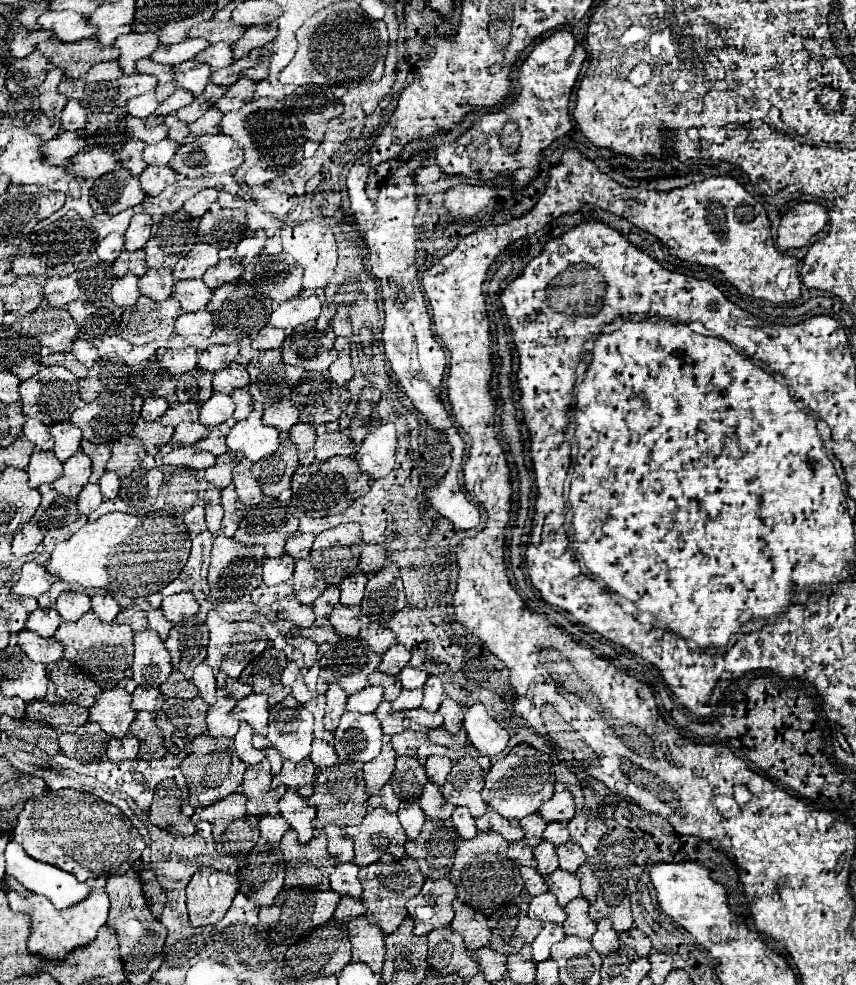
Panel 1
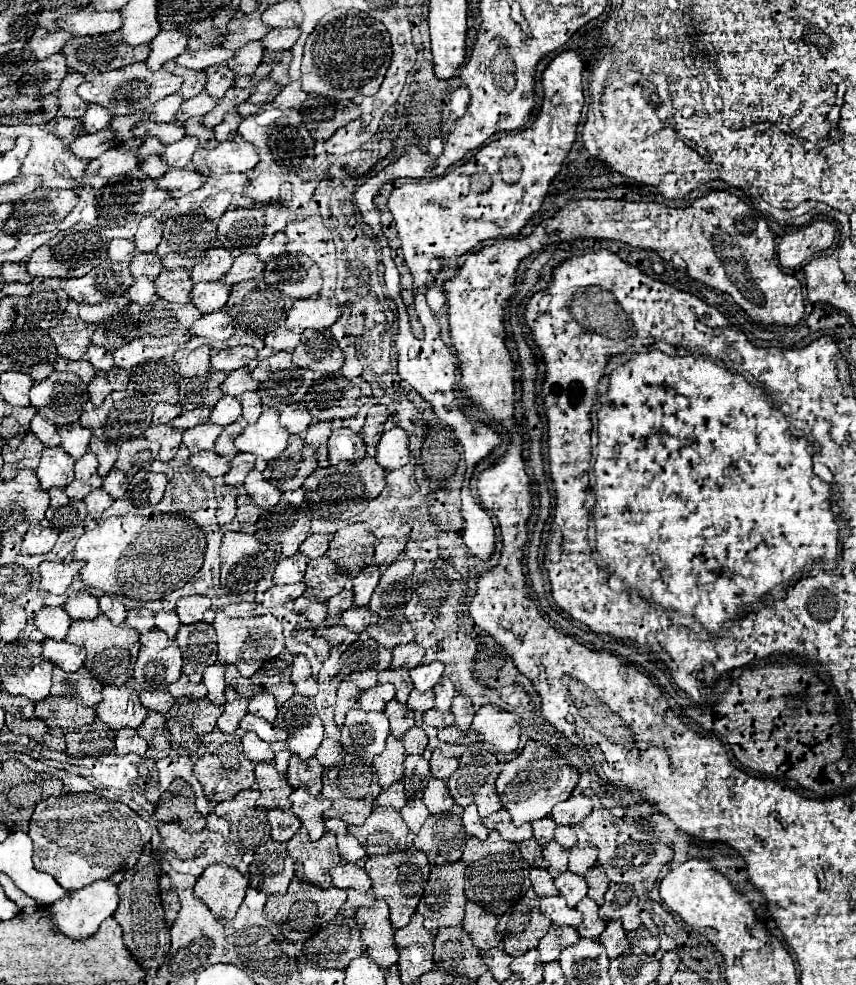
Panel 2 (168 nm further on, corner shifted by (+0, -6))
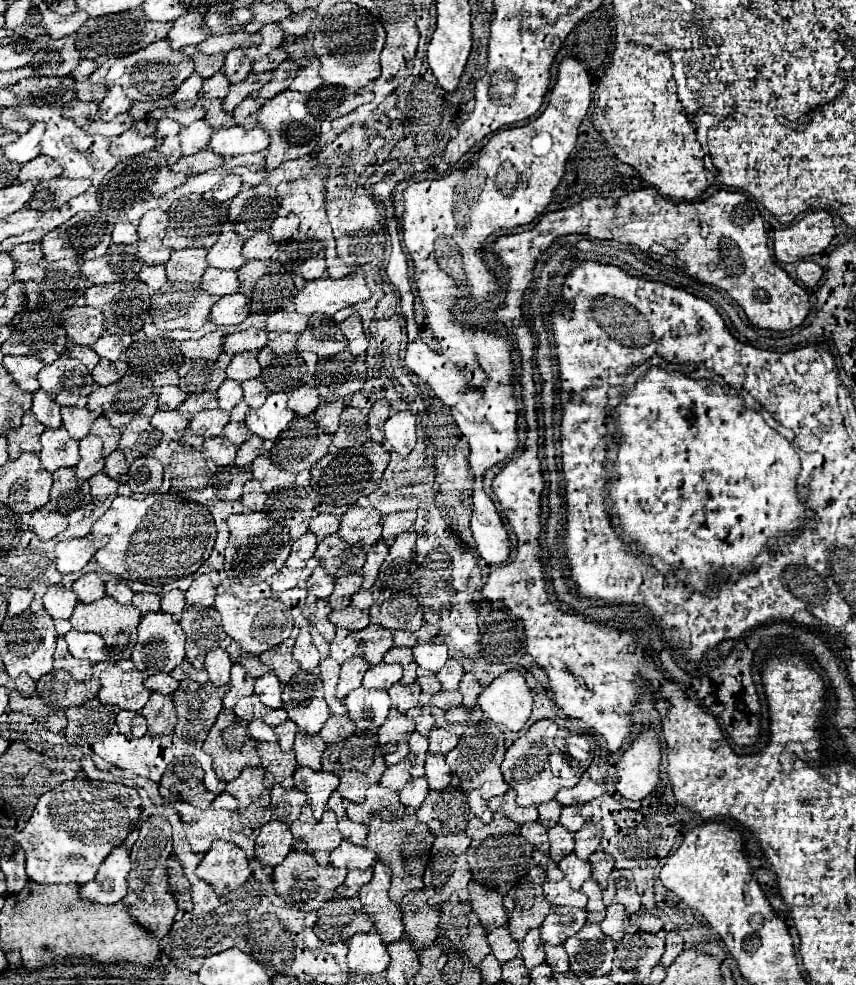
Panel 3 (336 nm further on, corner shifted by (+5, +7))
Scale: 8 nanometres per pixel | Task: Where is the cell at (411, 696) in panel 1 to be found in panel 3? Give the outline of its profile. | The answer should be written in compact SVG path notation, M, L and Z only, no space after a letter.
M418 669L418 685L422 687L422 693L438 693L442 689L440 681L436 679L436 673L428 673L424 669Z

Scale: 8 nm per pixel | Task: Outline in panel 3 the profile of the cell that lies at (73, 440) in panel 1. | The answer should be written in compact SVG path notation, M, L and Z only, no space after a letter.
M74 405L74 407L62 407L64 427L78 441L90 433L90 427L92 427L94 419L98 419L100 415L102 415L102 409L90 411L90 409L78 407L78 405Z

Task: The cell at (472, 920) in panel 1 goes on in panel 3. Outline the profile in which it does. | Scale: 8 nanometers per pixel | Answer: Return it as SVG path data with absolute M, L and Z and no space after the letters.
M470 881L470 903L476 911L476 915L482 921L484 929L494 929L500 925L508 925L508 913L504 913L504 905L500 905L500 893L496 889L484 889L484 885L476 885L476 881Z

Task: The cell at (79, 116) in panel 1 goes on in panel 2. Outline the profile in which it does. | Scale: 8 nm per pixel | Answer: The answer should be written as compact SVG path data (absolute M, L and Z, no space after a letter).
M89 104L89 106L87 106L87 112L85 112L83 118L81 118L81 122L83 122L83 132L85 132L85 134L91 134L91 132L97 132L97 130L103 130L103 128L109 126L111 118L113 118L113 116L111 116L105 108L101 108L99 104Z

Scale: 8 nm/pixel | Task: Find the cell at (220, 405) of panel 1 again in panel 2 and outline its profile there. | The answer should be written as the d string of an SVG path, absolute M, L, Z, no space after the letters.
M223 396L211 410L211 418L209 422L219 424L219 426L229 426L233 424L241 414L241 404L237 398L231 396Z

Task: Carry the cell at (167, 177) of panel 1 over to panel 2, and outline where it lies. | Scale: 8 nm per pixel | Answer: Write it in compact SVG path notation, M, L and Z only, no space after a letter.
M171 168L165 172L165 176L157 178L155 182L163 190L167 188L171 198L178 199L197 190L201 184L206 182L206 177L199 176L197 172L187 170L187 168Z

